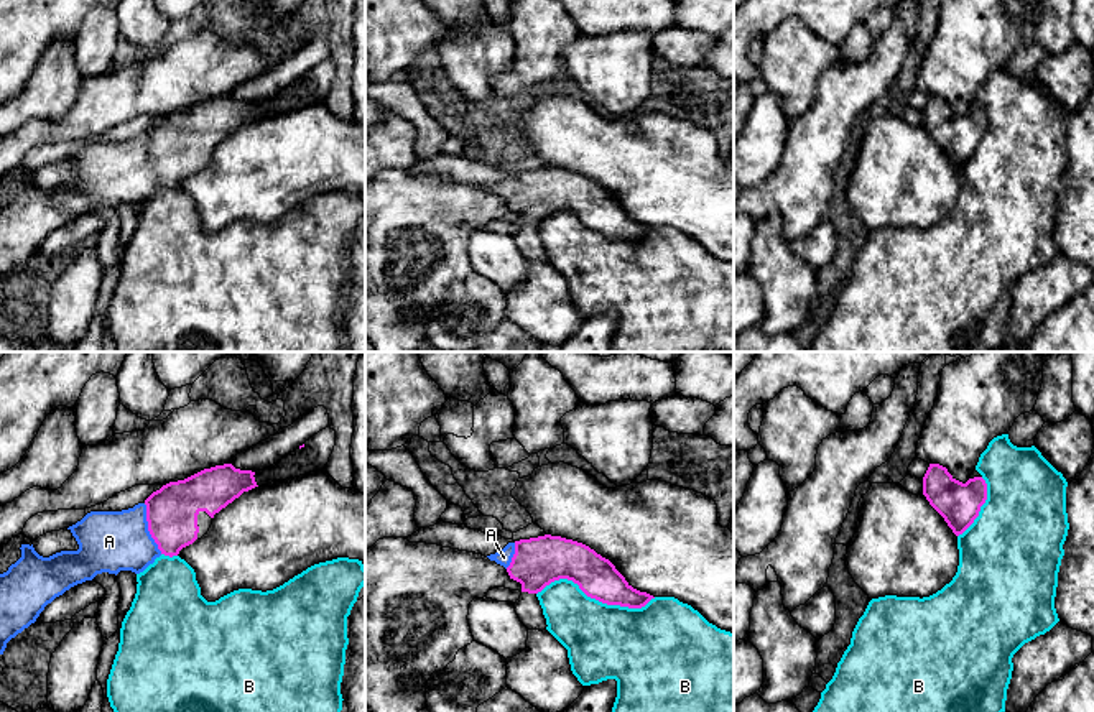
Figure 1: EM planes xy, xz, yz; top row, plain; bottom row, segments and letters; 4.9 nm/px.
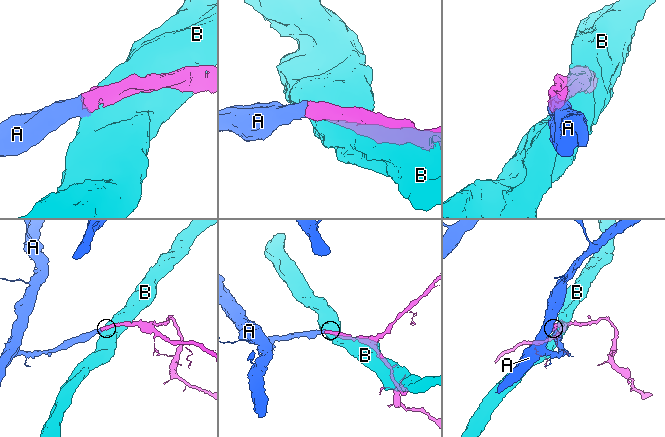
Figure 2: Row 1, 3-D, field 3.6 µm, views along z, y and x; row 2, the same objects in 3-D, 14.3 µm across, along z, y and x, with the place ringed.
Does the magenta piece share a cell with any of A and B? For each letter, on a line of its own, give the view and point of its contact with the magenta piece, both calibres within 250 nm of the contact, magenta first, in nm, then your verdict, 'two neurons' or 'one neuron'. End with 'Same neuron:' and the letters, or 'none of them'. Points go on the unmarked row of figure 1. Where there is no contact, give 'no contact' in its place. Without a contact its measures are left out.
A: xy (148, 160) | 260/300 nm | one neuron
B: xz (596, 231) | 200/360 nm | two neurons
Same neuron: A

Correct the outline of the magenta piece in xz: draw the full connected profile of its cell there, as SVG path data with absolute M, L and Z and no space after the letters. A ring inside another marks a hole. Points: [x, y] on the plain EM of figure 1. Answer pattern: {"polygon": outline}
{"polygon": "M538 168L508 174L487 187L503 197L522 224L538 225L554 212L568 210L591 230L628 240L645 238L653 227L633 220L615 197L589 178L561 168Z"}

